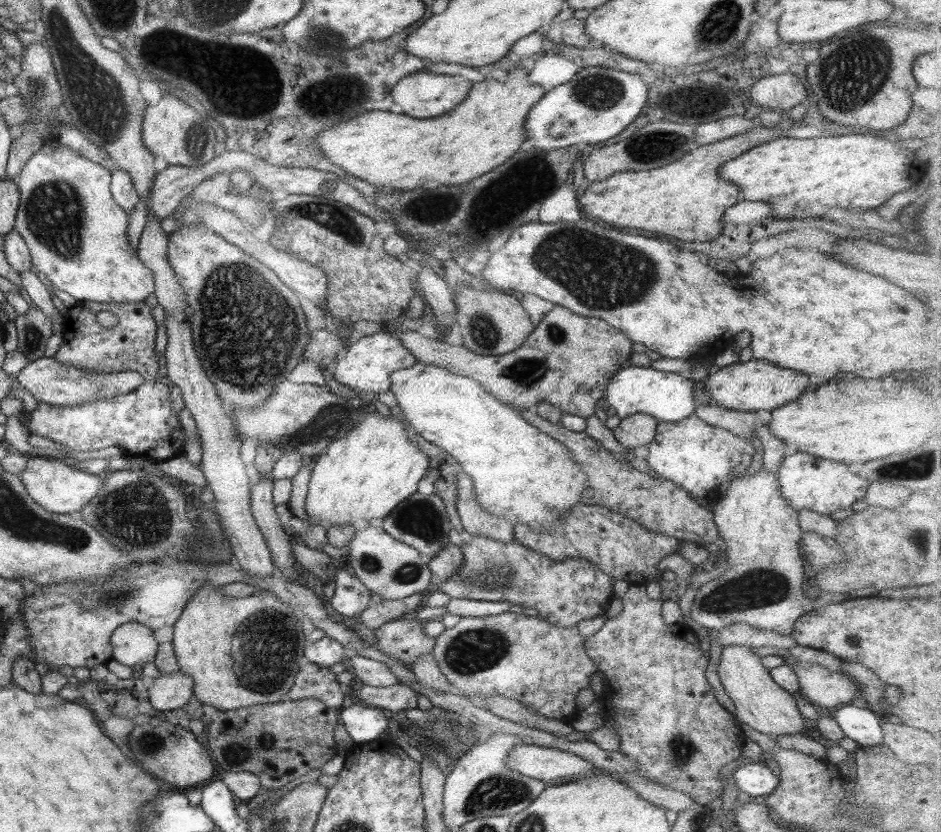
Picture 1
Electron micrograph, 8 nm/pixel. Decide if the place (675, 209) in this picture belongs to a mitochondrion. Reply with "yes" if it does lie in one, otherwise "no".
no

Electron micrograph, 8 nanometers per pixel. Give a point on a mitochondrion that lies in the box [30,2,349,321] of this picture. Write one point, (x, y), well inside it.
(98, 98)

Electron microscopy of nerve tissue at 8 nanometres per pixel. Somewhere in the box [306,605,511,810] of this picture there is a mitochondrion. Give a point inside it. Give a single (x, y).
(447, 738)

